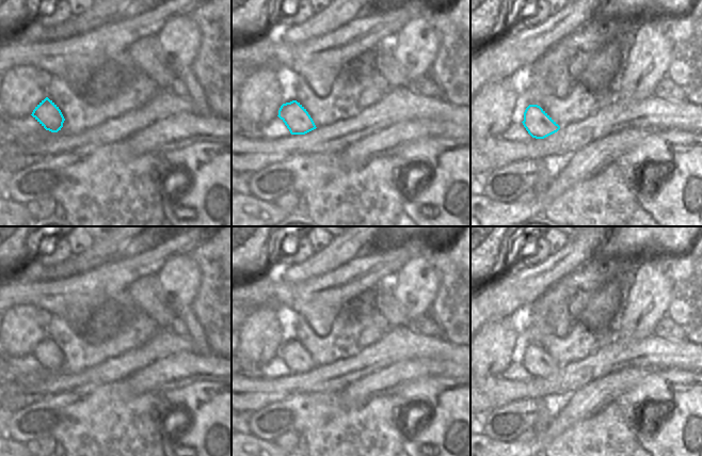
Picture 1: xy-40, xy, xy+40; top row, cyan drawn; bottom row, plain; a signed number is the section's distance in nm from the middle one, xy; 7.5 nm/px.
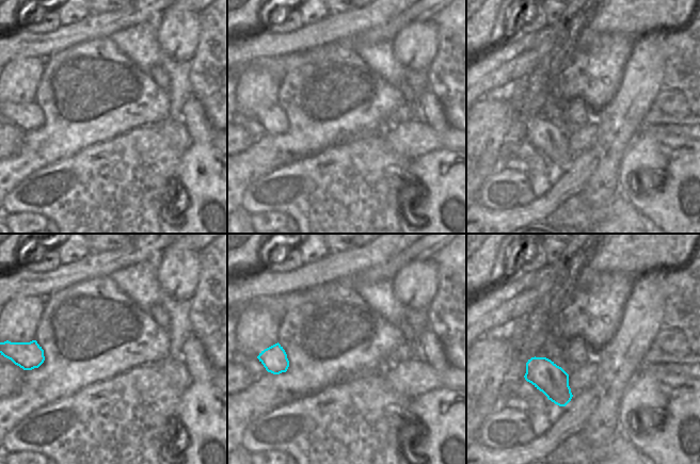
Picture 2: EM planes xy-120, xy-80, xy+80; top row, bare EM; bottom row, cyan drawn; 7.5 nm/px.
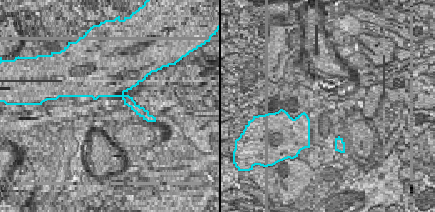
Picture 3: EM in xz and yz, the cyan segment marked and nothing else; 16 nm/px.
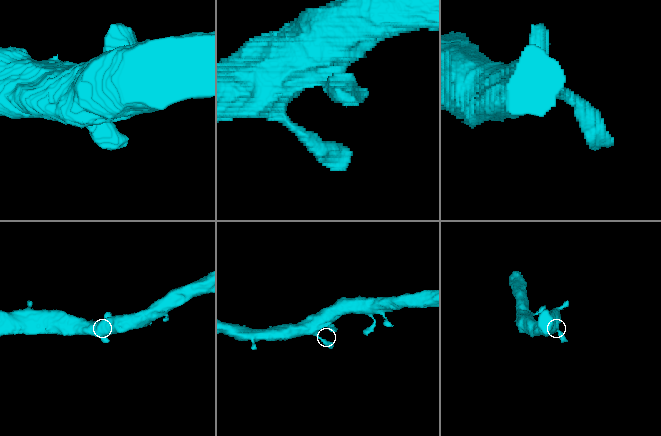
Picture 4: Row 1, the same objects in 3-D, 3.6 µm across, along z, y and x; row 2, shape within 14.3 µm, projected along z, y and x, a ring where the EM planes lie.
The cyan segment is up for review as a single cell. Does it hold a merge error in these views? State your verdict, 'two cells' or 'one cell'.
one cell

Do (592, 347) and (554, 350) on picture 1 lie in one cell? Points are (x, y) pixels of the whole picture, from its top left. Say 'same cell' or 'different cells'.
same cell

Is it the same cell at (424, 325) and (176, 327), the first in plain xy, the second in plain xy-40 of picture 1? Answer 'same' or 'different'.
same

